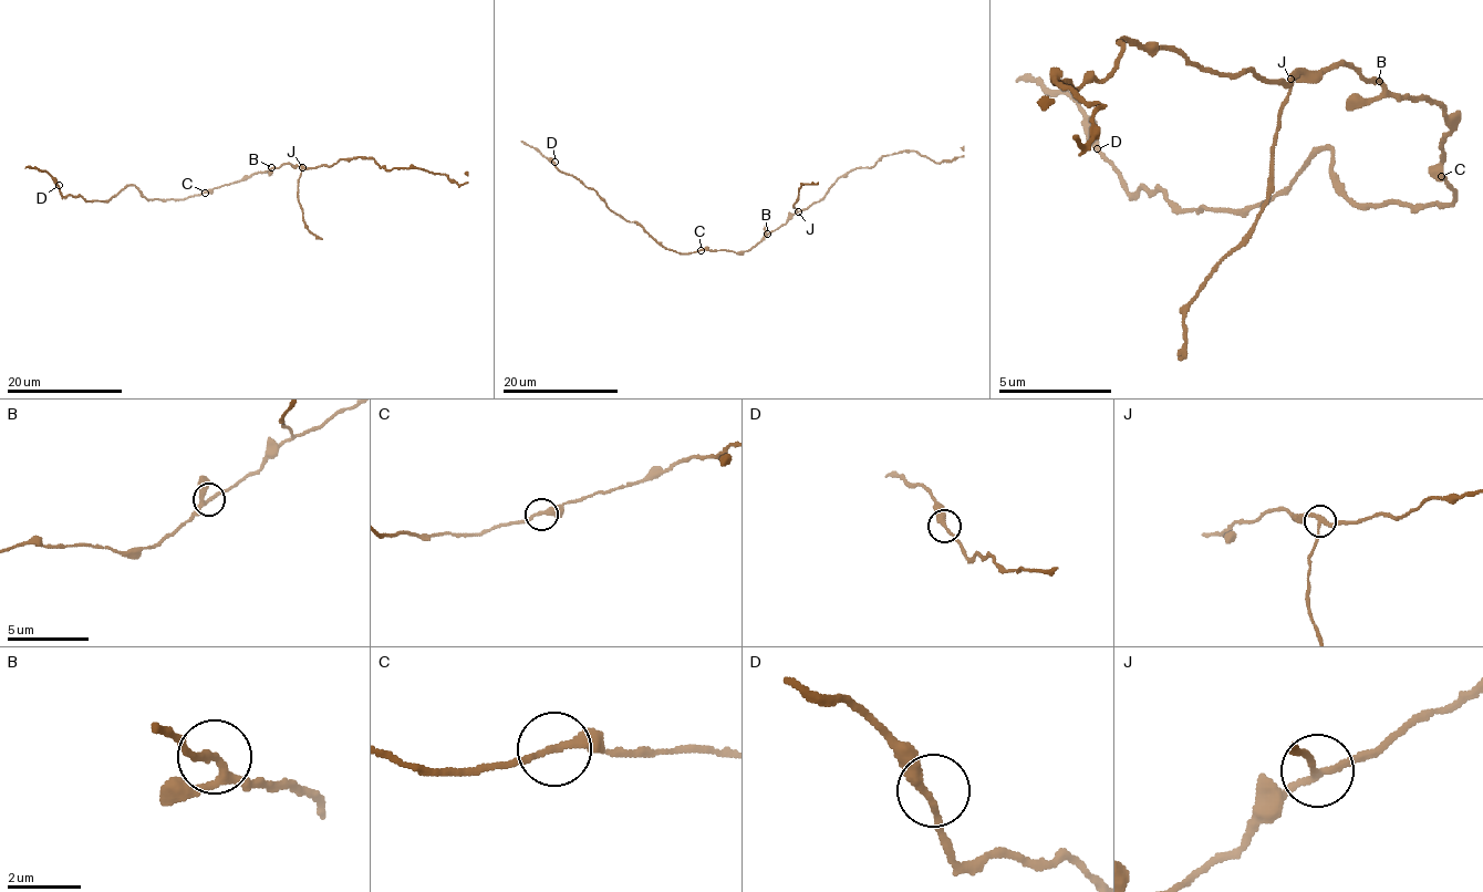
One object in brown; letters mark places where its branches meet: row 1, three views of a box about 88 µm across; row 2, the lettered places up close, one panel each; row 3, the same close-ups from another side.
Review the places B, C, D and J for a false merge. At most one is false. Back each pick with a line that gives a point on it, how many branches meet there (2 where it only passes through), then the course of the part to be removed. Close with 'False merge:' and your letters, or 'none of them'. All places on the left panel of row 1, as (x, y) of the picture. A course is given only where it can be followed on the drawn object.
J: (302, 167) | 3 | (302, 167), (298, 203), (307, 227), (322, 238)
False merge: J

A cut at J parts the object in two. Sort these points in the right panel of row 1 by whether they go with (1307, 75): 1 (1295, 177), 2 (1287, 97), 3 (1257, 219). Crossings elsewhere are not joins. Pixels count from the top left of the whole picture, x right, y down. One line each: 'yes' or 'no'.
1: yes
2: no
3: no

